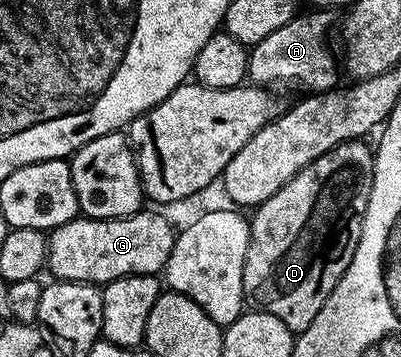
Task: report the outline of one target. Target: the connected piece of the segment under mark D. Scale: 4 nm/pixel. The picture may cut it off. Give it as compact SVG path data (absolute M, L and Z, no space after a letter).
M358 139L355 141L345 141L342 145L331 147L331 151L327 151L323 155L319 155L319 159L307 163L307 167L303 167L299 171L299 175L295 175L283 188L275 191L275 195L271 195L271 199L267 199L261 205L256 206L254 213L257 214L252 214L249 223L247 259L243 267L243 291L245 292L245 300L254 310L275 315L275 319L283 319L283 323L287 323L287 327L293 330L294 334L301 334L315 319L315 315L319 315L323 303L327 303L331 291L335 291L339 279L345 274L347 267L351 263L351 259L355 255L355 247L361 238L361 224L365 218L367 203L371 195L371 183L373 182L374 150L370 146L368 149L365 144L366 142L364 140Z

